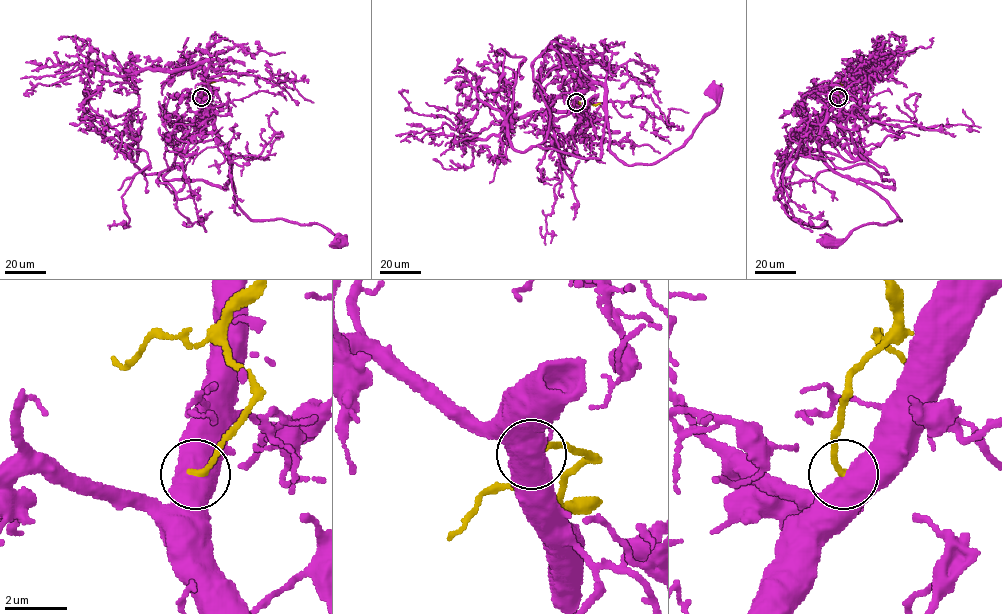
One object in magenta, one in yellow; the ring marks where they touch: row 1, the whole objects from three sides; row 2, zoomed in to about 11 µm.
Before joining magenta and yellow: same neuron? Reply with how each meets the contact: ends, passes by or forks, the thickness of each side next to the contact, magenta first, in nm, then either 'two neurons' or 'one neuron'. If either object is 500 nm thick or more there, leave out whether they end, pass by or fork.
calibres 950 and 200 nm; two neurons

